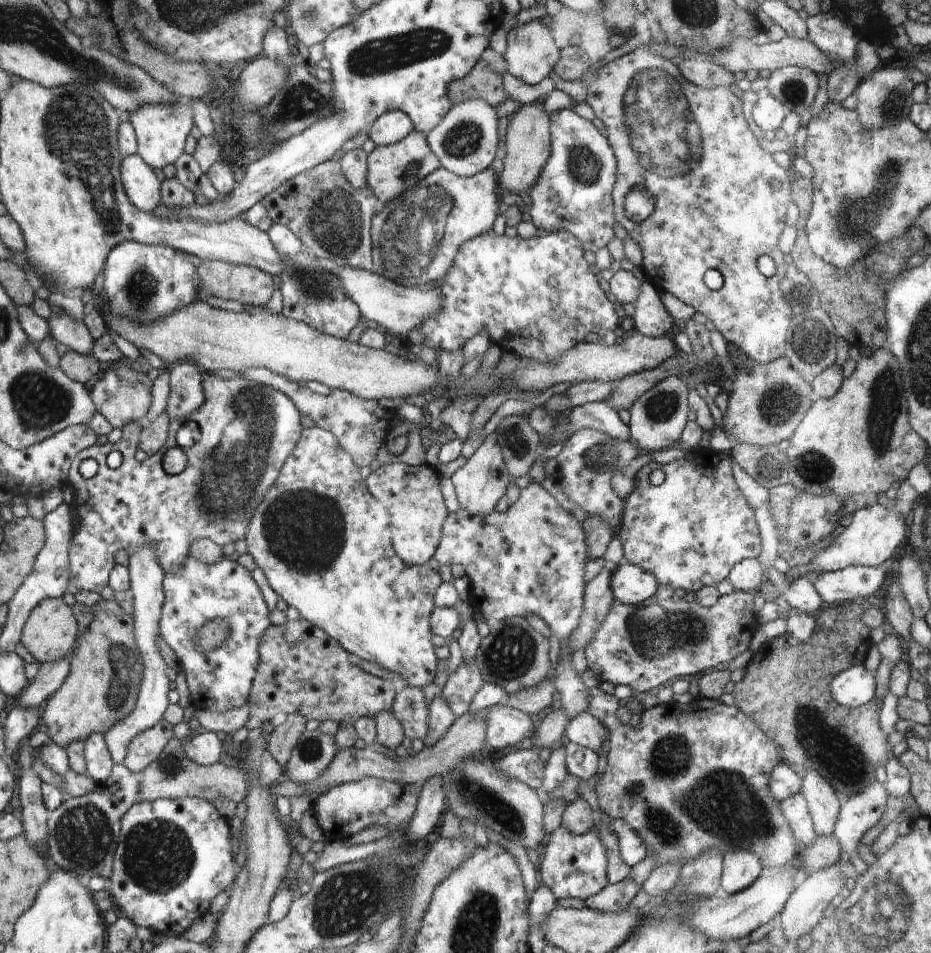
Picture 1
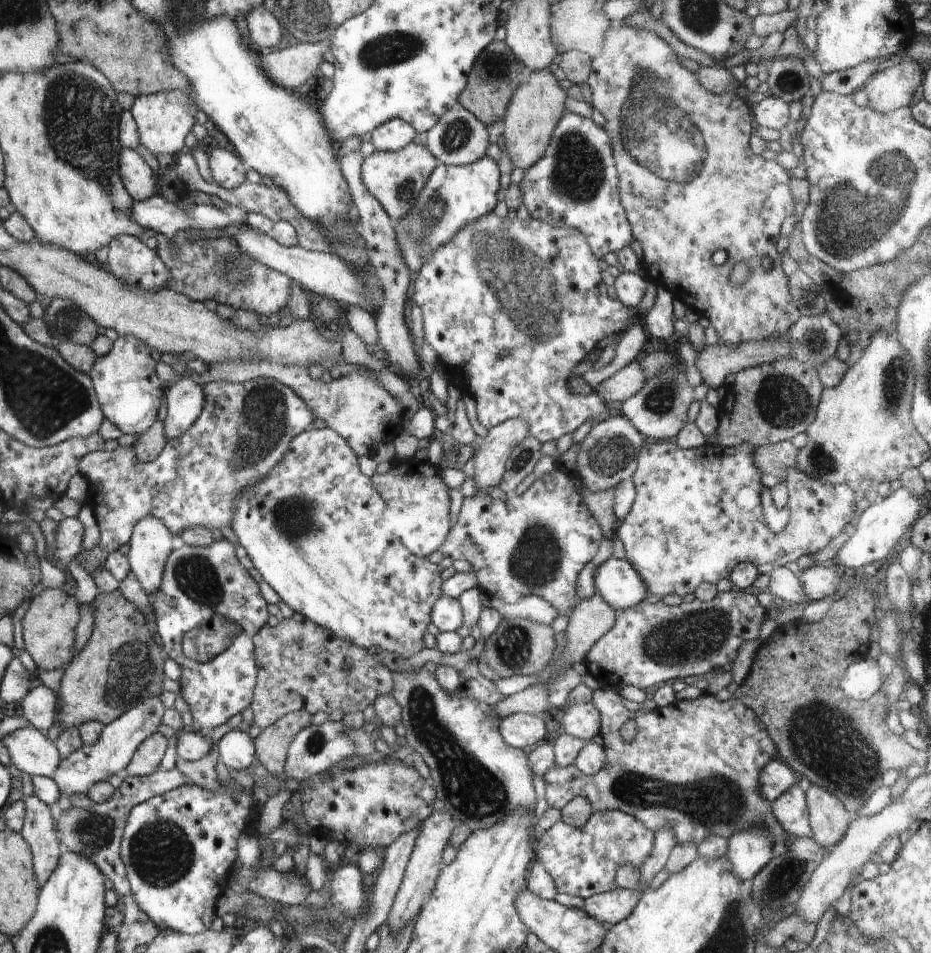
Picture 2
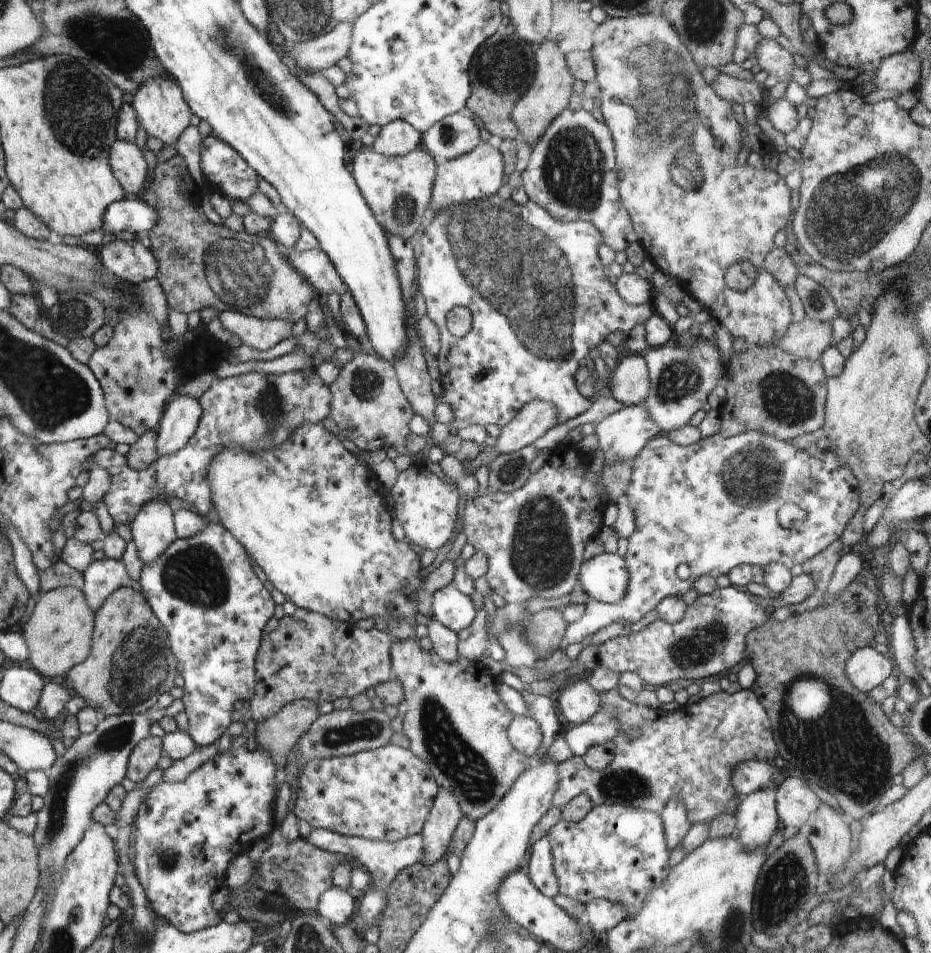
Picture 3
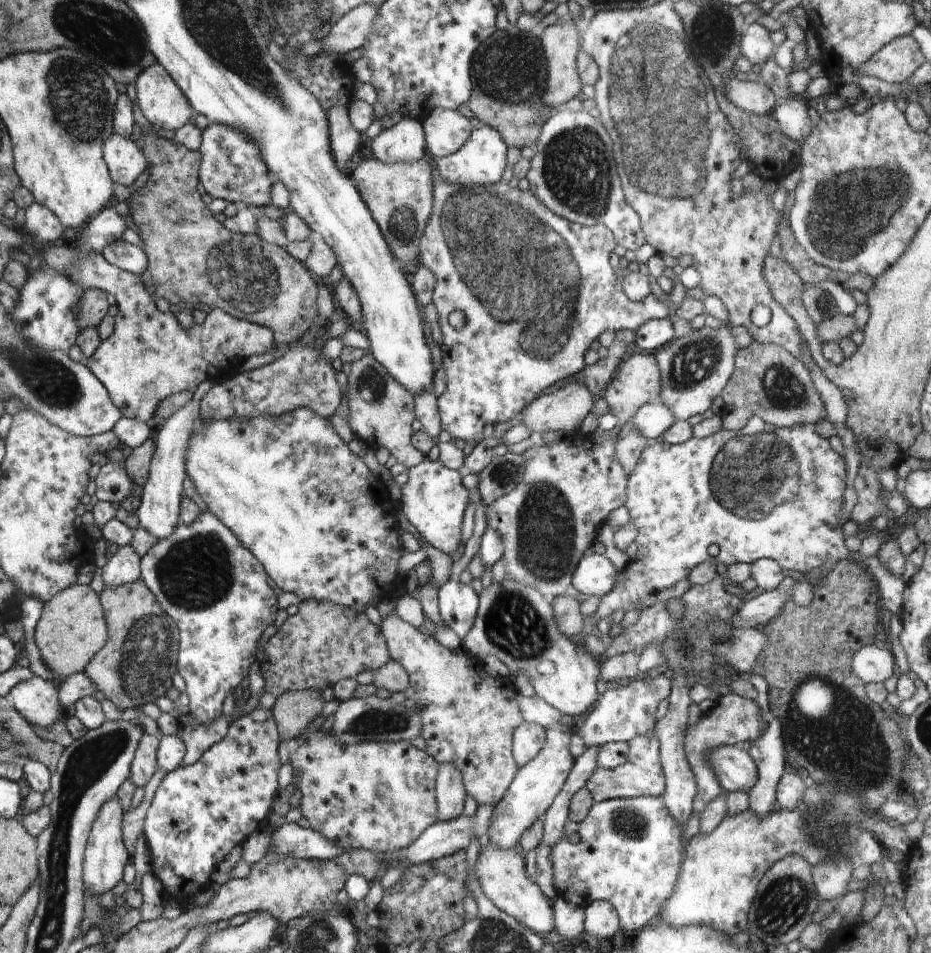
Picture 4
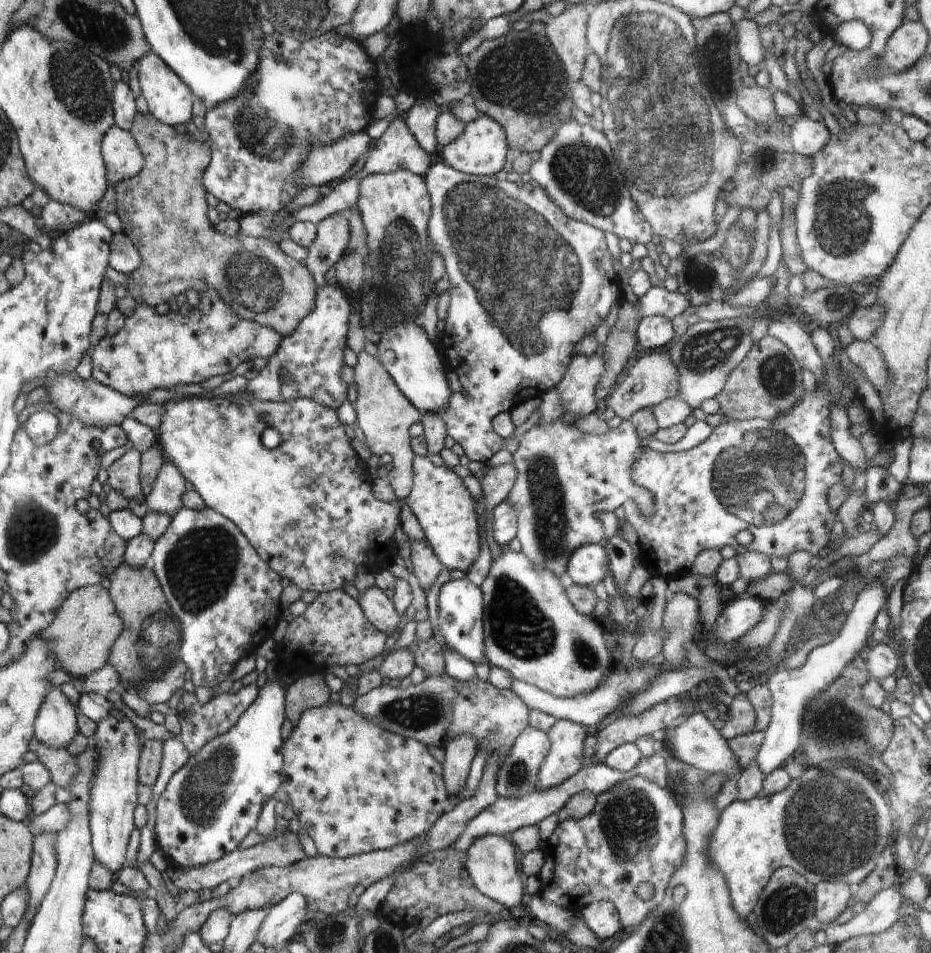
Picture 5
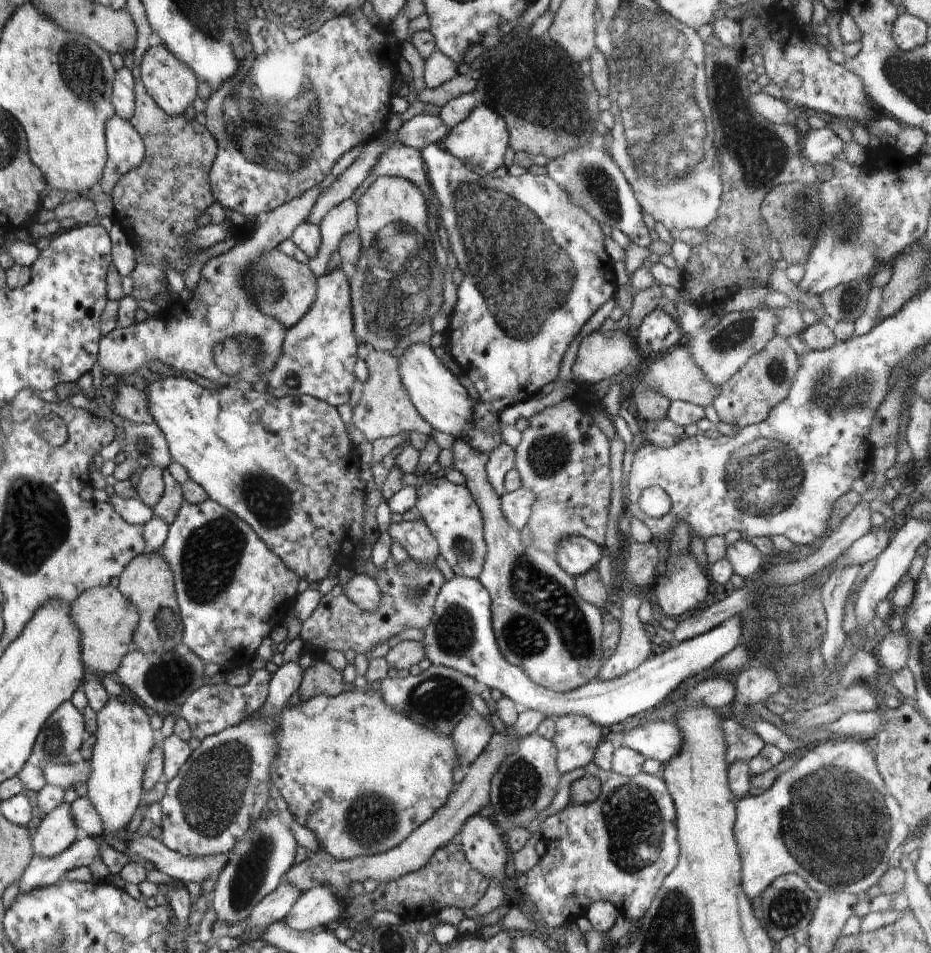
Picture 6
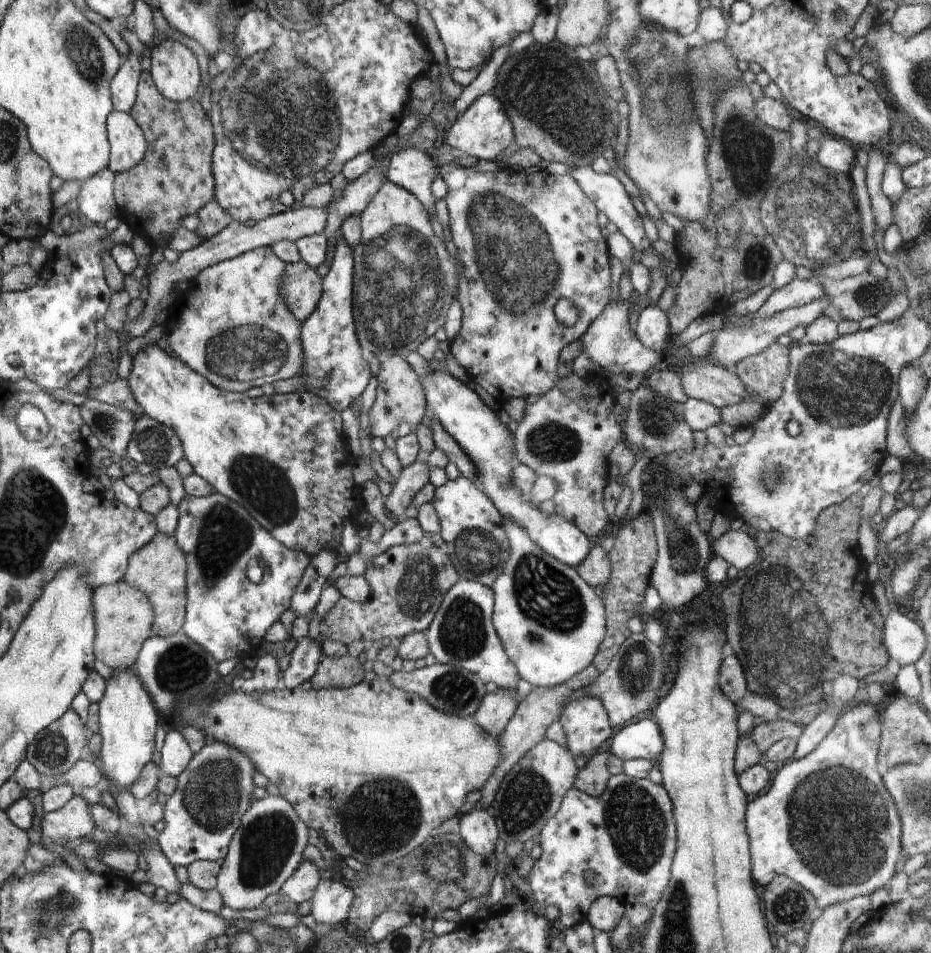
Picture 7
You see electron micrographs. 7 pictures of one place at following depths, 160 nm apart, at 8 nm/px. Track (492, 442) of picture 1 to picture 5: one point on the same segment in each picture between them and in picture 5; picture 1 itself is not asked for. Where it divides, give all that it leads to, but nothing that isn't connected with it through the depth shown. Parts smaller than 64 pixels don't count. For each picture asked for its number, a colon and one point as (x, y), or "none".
2: (495, 449)
3: (535, 419)
4: (564, 410)
5: (577, 388)

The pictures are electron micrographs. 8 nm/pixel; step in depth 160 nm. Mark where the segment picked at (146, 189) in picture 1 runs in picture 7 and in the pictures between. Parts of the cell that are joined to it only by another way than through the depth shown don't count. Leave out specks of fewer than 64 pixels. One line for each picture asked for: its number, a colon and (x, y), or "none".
2: (138, 179)
3: (127, 163)
4: (125, 161)
5: (124, 160)
6: (127, 151)
7: (127, 145)

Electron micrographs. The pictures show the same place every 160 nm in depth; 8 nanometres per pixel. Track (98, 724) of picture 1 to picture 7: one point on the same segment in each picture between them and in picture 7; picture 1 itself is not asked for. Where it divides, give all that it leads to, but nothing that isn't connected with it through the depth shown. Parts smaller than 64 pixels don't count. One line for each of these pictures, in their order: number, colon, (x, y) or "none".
2: (110, 674)
3: (130, 664)
4: (136, 666)
5: (151, 643)
6: (147, 581)
7: (159, 569)

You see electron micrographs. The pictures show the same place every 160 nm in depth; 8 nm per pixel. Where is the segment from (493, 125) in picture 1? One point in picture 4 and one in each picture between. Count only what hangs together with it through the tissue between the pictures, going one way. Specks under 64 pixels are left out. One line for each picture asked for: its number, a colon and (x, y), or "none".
2: (458, 138)
3: (457, 134)
4: (446, 130)

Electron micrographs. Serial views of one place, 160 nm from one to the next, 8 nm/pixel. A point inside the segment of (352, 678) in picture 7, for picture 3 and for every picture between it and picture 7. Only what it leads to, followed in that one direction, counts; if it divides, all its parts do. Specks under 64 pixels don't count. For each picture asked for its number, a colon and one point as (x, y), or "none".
3: (279, 735)
4: (293, 710)
5: (310, 690)
6: (320, 679)

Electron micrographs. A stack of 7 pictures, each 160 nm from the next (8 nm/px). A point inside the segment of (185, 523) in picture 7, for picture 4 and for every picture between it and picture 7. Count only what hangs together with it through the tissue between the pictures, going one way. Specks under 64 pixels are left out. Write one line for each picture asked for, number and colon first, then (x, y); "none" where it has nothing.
4: (211, 584)
5: (227, 597)
6: (232, 591)

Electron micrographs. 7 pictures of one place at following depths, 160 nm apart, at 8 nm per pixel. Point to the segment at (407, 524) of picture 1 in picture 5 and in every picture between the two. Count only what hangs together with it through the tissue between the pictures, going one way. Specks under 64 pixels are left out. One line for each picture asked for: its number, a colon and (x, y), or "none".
2: (419, 501)
3: (427, 507)
4: (434, 500)
5: (445, 509)

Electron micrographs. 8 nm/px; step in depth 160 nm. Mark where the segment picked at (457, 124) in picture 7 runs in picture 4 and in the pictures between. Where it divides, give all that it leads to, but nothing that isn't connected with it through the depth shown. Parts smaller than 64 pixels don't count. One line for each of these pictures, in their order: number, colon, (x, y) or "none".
4: (481, 160)
5: (481, 148)
6: (482, 139)

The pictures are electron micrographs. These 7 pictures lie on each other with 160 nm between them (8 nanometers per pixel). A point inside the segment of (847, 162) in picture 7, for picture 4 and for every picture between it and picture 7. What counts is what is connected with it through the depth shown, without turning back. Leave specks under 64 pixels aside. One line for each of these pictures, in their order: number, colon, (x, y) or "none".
4: (792, 115)
5: (808, 137)
6: (821, 146)

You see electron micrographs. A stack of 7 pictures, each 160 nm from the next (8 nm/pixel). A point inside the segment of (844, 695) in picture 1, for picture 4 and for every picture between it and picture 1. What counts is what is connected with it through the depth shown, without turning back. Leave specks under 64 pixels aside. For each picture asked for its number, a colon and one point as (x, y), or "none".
2: (862, 679)
3: (866, 668)
4: (871, 664)

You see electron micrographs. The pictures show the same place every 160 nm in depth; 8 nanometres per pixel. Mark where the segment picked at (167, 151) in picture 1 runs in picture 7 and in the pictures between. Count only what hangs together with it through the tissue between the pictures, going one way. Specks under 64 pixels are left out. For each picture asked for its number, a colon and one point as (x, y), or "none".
2: (164, 119)
3: (160, 106)
4: (164, 103)
5: (169, 98)
6: (172, 84)
7: (175, 72)

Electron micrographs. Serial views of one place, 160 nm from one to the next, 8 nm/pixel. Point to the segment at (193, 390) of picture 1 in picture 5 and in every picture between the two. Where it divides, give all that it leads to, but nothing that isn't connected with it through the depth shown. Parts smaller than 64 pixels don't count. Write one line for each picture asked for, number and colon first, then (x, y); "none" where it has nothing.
2: (185, 401)
3: (182, 418)
4: (161, 498)
5: (170, 485)

